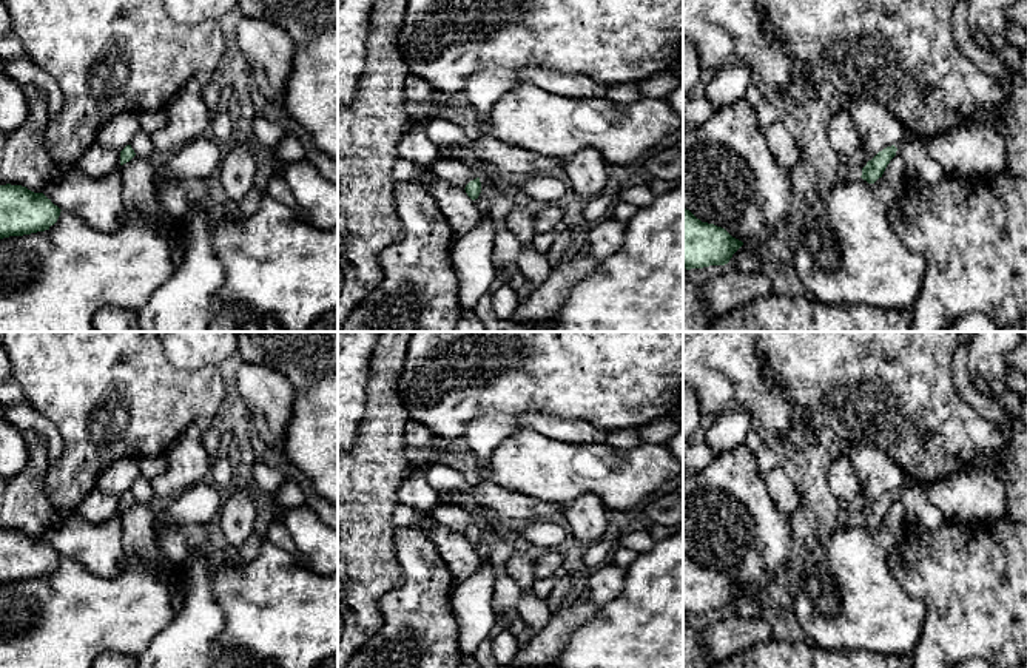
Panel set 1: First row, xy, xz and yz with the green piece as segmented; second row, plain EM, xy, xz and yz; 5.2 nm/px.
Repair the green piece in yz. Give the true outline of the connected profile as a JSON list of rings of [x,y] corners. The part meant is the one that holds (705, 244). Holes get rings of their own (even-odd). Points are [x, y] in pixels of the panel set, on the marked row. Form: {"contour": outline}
{"contour": [[[683,207],[683,268],[725,265],[742,245],[725,228],[702,222]]]}

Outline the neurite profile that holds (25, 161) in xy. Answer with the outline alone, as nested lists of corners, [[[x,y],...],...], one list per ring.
[[[37,85],[23,86],[23,93],[28,117],[17,130],[0,131],[0,185],[22,185],[43,193],[60,173],[45,145],[48,93]]]

